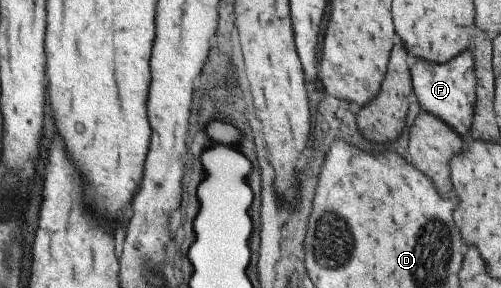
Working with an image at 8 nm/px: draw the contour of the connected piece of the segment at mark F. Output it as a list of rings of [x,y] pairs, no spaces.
[[[464,51],[462,55],[458,54],[455,58],[443,64],[428,63],[424,60],[416,61],[409,74],[411,75],[411,88],[416,101],[419,103],[419,109],[433,115],[440,121],[443,121],[448,127],[451,127],[461,137],[462,143],[464,143],[464,135],[469,132],[475,104],[475,71],[470,53]]]

